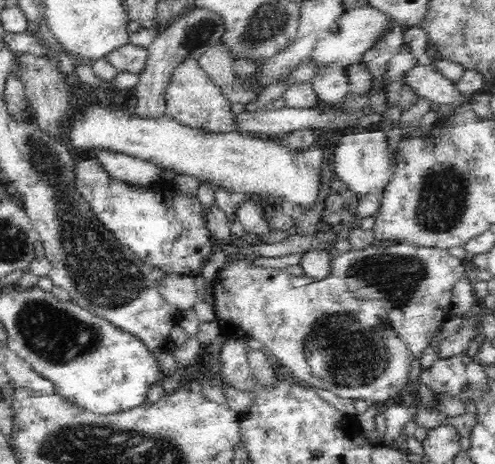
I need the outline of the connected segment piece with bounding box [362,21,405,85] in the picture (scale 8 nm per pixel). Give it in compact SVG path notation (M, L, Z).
M396 21L394 28L364 54L362 62L366 64L368 74L373 76L375 85L381 85L382 76L388 72L390 60L400 52L400 47L405 44L402 39L404 29L405 26Z

